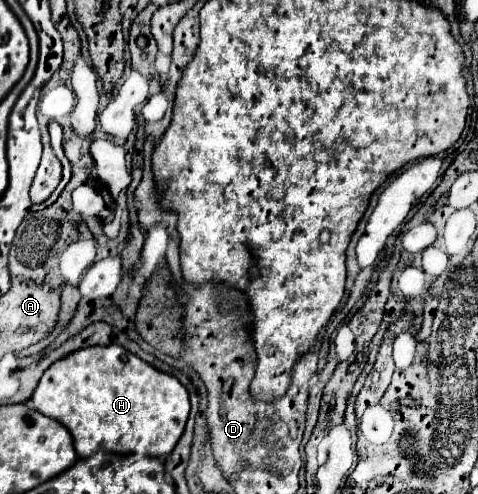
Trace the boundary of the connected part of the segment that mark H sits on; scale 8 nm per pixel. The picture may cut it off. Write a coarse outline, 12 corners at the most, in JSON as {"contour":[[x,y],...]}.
{"contour":[[120,345],[54,361],[32,403],[96,451],[162,461],[188,391]]}

